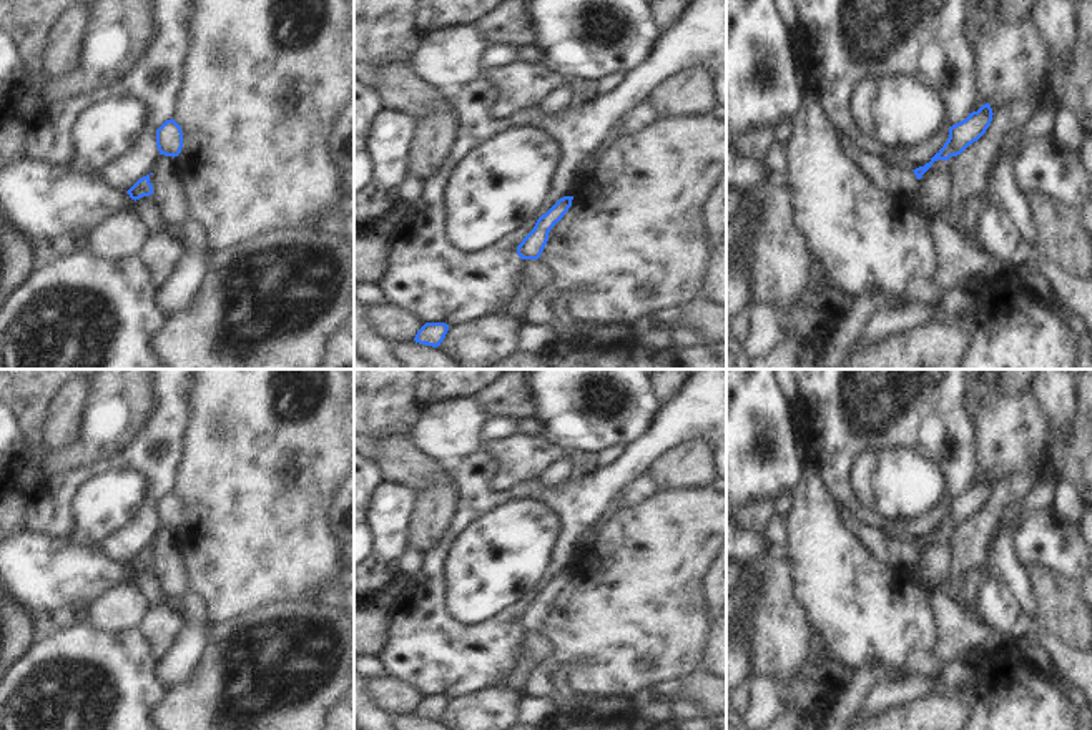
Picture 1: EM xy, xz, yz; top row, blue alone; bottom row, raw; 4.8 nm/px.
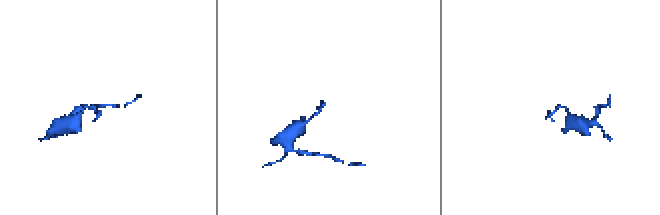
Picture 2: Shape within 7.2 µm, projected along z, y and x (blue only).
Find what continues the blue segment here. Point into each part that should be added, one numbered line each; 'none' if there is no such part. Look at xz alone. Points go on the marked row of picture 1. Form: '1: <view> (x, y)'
none

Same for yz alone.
none

